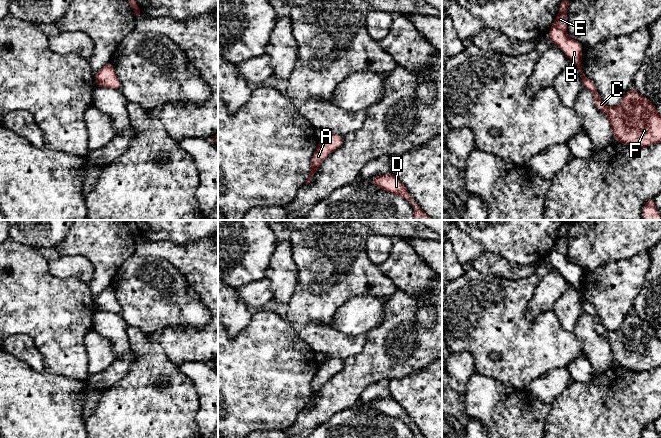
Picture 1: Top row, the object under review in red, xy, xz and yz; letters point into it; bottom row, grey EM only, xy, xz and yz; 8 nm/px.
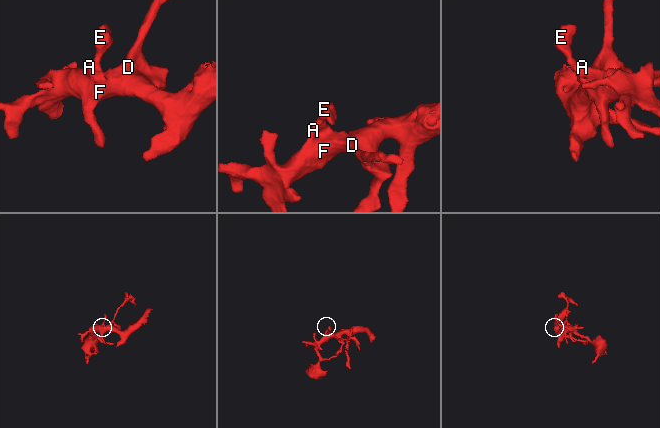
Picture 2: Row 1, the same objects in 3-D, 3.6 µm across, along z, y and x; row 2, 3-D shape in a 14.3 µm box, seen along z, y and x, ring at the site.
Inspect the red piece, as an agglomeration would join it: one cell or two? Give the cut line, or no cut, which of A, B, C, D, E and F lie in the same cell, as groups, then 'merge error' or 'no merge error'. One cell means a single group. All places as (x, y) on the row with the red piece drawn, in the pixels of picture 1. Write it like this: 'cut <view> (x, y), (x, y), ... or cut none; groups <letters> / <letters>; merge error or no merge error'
cut none; groups A B C D E F; no merge error

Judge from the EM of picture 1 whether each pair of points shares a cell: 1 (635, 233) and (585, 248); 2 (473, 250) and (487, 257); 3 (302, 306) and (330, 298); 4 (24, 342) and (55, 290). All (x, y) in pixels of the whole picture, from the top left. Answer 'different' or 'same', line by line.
1: same
2: different
3: same
4: different

